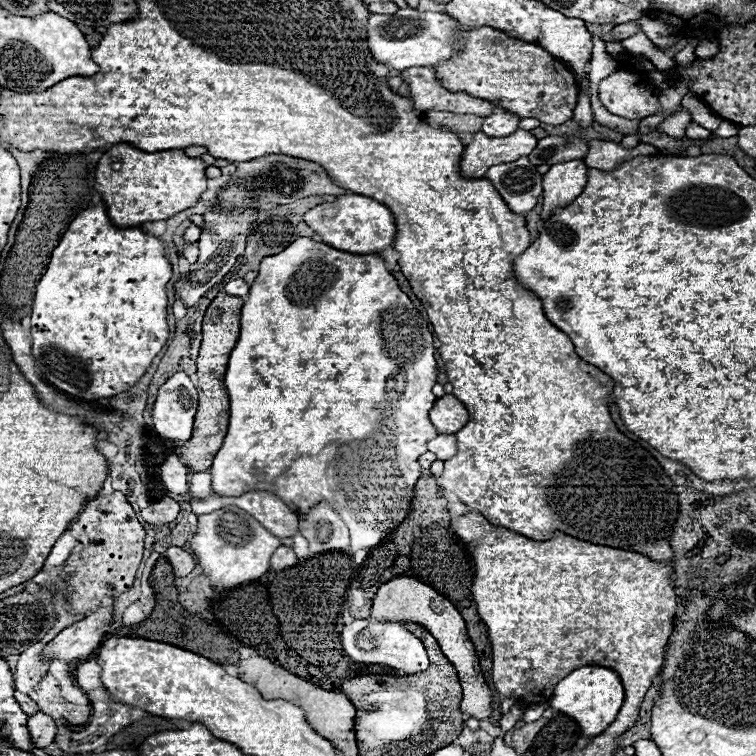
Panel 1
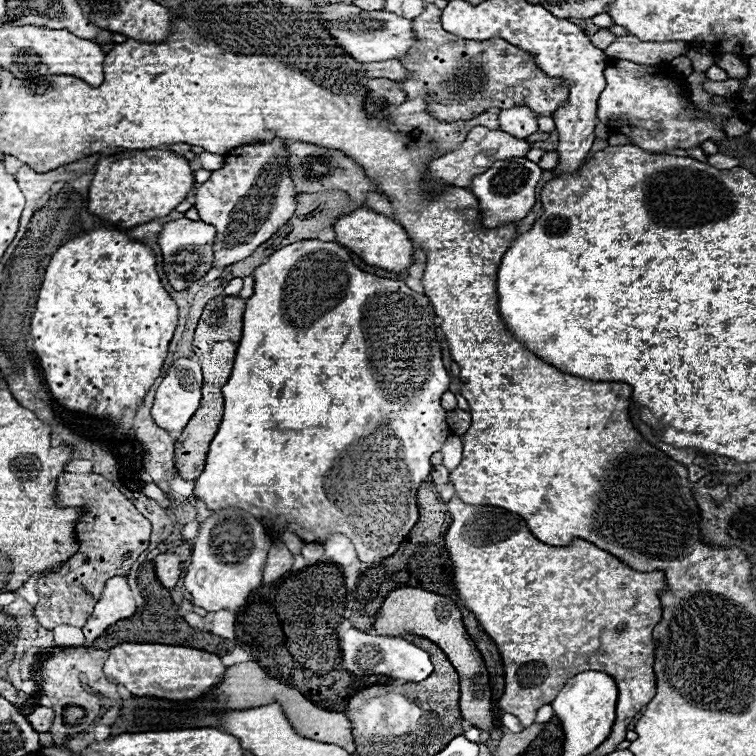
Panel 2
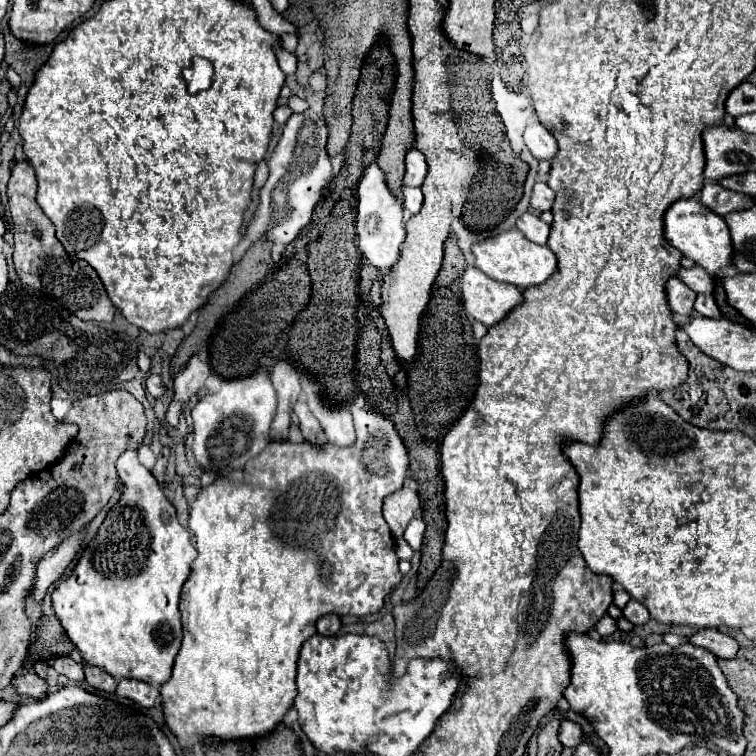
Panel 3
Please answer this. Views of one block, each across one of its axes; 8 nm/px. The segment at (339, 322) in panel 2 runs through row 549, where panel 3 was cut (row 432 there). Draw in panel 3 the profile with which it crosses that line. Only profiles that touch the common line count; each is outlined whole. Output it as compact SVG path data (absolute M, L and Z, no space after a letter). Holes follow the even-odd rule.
M354 406L354 426L356 426L356 442L344 450L344 458L336 456L330 458L328 466L330 472L324 472L324 460L316 460L306 464L304 456L306 452L312 452L312 456L322 456L332 444L326 446L312 446L308 442L300 444L290 444L290 442L268 442L268 446L260 452L260 456L252 458L244 468L242 468L242 480L232 482L228 478L218 478L212 484L204 486L196 500L192 502L190 510L190 530L196 536L196 550L198 556L192 562L192 572L188 580L182 586L180 594L180 612L182 612L182 626L184 626L184 640L180 646L180 652L174 662L174 670L168 682L160 686L160 694L164 698L164 714L166 714L166 724L168 728L178 736L182 748L192 748L196 742L202 742L206 738L220 738L220 740L238 740L238 738L254 738L254 736L266 736L272 732L272 728L282 722L286 710L292 706L292 700L296 696L296 662L298 662L298 652L304 640L316 634L316 620L324 614L338 614L338 616L368 616L378 612L384 606L384 598L392 594L400 582L402 582L402 572L398 568L398 556L394 552L394 536L382 516L382 500L400 490L404 484L404 478L410 468L408 452L406 446L396 432L394 424L378 414L372 408L360 408ZM272 500L274 500L274 530L270 524L272 518Z

